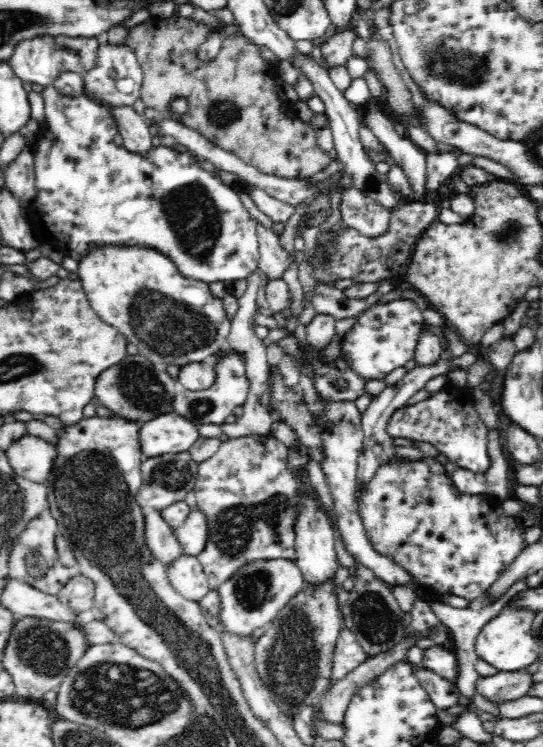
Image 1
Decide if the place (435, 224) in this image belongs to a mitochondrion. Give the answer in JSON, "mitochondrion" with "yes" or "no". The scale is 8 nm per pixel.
{"mitochondrion":"no"}

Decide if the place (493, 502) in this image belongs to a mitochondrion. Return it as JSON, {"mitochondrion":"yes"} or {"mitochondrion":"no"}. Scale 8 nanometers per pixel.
{"mitochondrion":"no"}

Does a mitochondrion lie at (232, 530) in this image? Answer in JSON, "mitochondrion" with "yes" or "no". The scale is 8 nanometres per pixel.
{"mitochondrion":"yes"}

